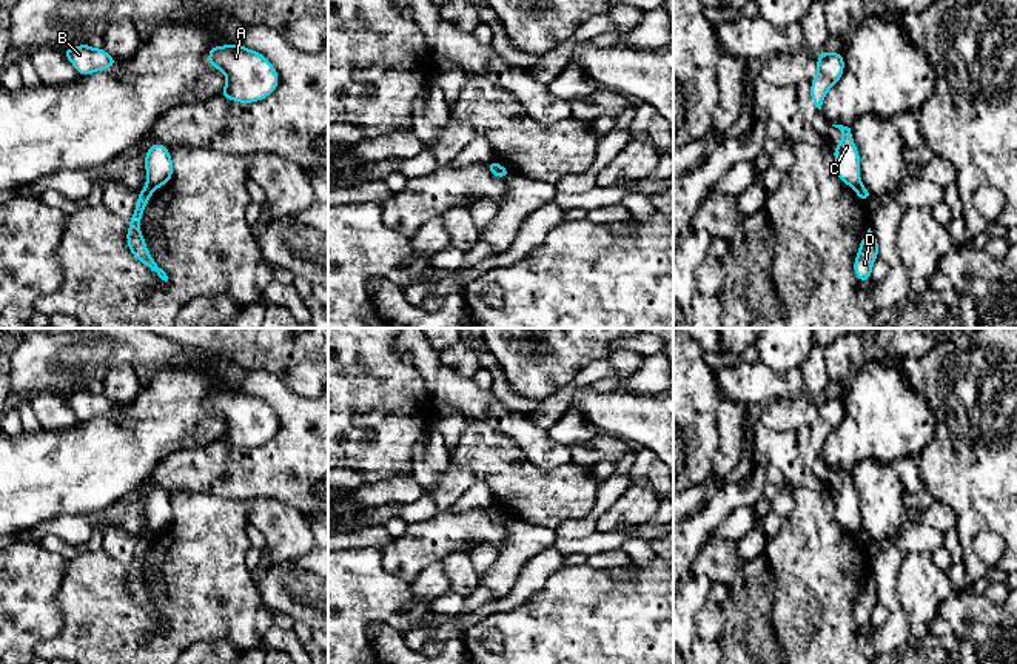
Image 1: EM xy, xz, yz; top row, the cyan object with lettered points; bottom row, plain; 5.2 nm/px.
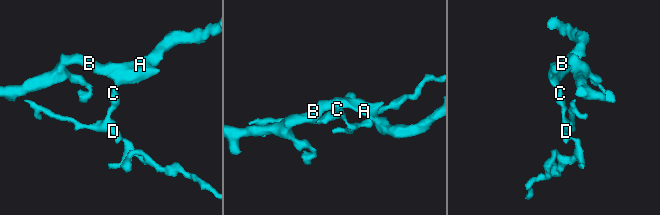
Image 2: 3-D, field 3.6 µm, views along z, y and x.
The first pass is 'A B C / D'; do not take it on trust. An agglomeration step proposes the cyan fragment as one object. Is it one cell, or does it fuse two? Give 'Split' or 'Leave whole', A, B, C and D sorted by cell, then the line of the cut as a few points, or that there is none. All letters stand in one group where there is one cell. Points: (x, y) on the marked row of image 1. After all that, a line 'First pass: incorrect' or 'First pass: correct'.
Split. Groups: A B C / D. Split along xy (147, 182), (154, 187)
First pass: correct

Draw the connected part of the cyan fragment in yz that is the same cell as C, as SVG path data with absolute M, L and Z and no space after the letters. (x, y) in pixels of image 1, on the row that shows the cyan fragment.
M832 125L838 128L843 134L841 142L832 149L835 156L835 174L848 186L861 185L860 177L860 153L854 143L851 128L843 125Z

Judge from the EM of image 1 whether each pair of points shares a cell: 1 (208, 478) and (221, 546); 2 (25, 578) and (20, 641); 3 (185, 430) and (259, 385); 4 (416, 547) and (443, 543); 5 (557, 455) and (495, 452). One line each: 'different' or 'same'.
1: different
2: same
3: different
4: same
5: different

